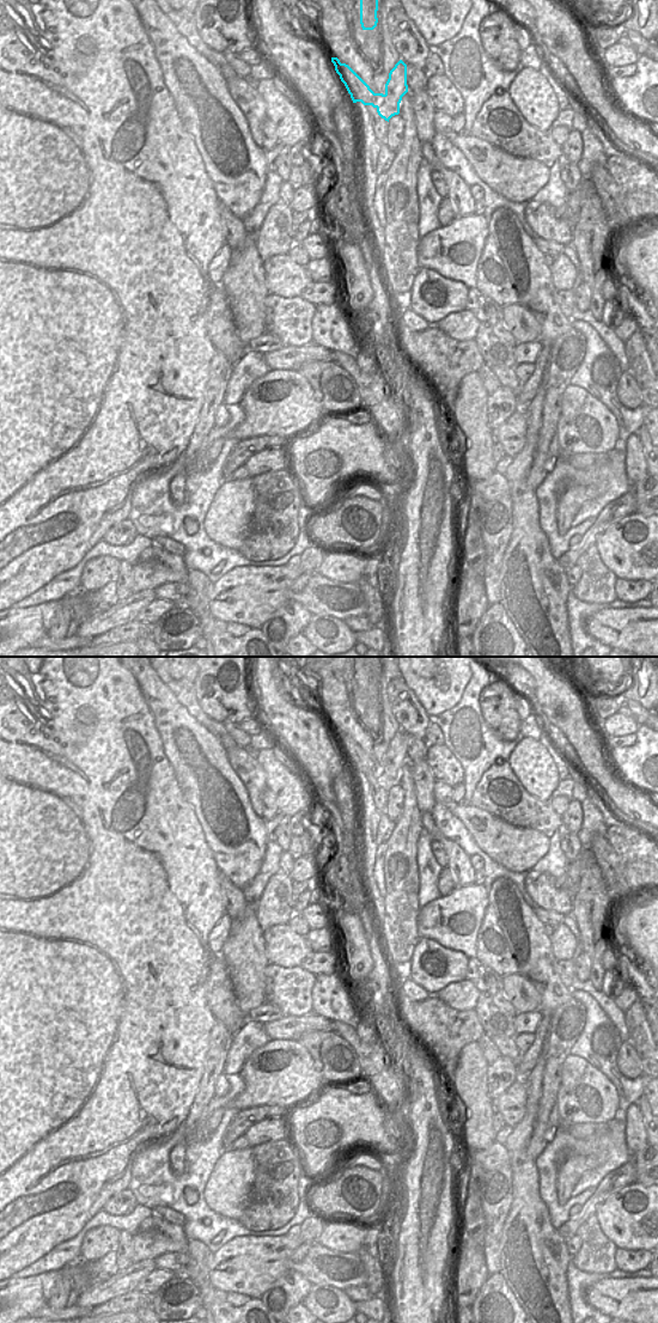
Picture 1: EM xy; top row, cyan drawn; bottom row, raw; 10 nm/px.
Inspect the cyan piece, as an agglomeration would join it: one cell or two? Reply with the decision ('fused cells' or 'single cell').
fused cells

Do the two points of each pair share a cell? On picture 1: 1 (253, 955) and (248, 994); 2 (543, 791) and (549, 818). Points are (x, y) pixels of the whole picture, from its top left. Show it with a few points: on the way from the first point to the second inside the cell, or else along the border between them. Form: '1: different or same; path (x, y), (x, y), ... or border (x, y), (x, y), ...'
1: same; path (248, 964), (248, 985)
2: different; border (522, 786), (540, 800), (549, 799)

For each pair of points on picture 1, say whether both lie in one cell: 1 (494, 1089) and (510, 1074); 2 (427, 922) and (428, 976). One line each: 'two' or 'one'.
1: one
2: two

